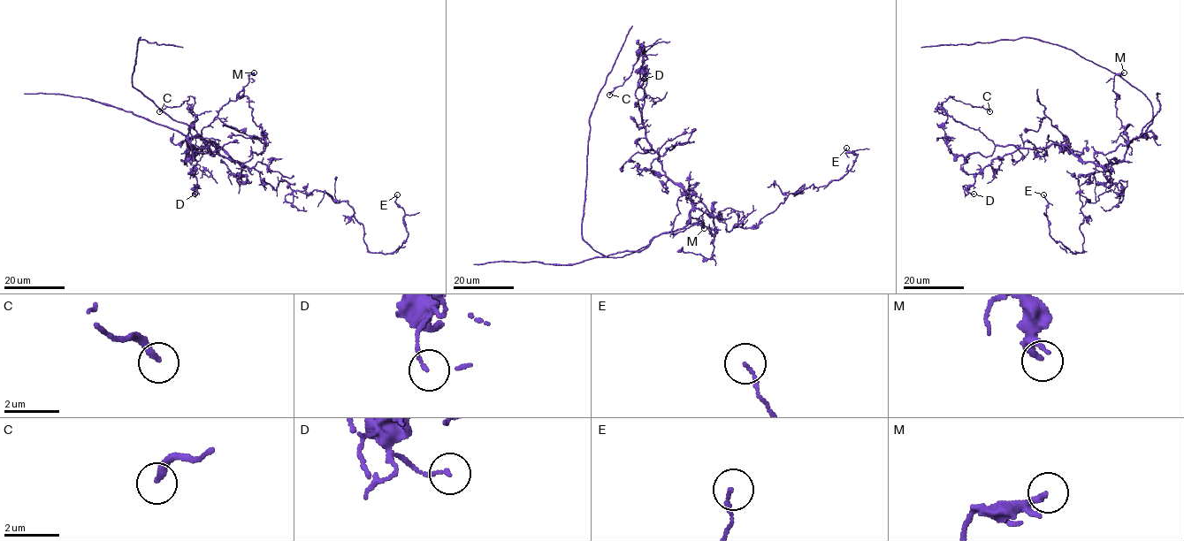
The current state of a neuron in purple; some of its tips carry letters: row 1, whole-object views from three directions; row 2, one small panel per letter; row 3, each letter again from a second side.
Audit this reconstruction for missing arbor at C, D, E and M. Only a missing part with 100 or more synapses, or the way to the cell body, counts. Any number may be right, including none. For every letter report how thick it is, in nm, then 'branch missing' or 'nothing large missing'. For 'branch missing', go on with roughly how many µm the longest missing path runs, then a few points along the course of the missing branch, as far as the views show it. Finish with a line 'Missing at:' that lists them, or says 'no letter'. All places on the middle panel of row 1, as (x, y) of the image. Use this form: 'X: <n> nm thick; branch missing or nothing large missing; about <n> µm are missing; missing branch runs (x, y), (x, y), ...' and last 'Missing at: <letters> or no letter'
C: 260 nm thick; nothing large missing
D: 140 nm thick; nothing large missing
E: 130 nm thick; nothing large missing
M: 190 nm thick; nothing large missing
Missing at: no letter

